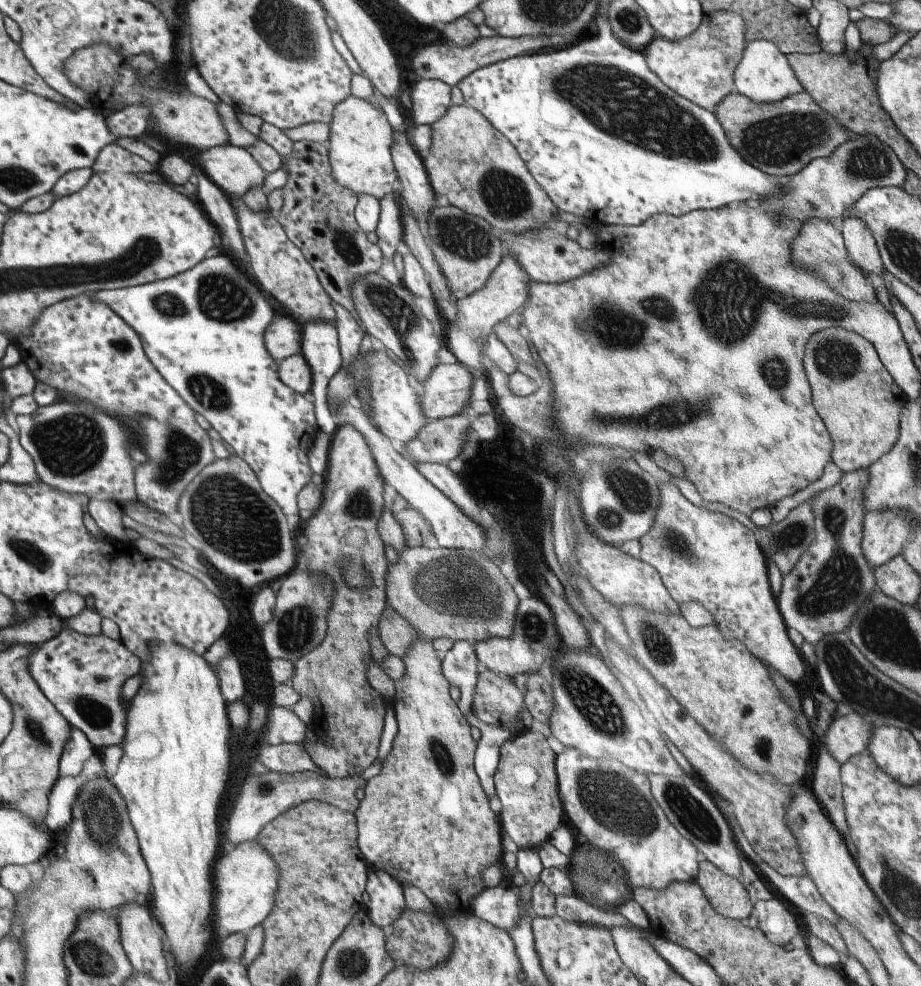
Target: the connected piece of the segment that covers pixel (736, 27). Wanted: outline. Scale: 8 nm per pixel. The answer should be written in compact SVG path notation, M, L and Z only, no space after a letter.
M704 13L700 24L689 36L674 41L655 36L644 48L643 58L648 69L674 93L713 112L725 96L734 92L733 71L747 44L746 33L747 27L739 13Z

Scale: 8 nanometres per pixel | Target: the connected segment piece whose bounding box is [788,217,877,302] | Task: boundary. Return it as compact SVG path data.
M804 217L797 227L797 234L791 239L788 249L790 259L797 268L817 278L821 278L828 287L831 287L838 295L850 301L877 301L875 289L871 286L869 278L848 257L848 252L842 239L842 234L830 222L830 220L815 217Z

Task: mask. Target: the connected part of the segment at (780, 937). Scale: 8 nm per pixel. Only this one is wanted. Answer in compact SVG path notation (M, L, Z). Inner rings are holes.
M779 897L754 902L752 907L757 912L758 927L766 936L767 944L789 946L789 940L799 932L799 926Z

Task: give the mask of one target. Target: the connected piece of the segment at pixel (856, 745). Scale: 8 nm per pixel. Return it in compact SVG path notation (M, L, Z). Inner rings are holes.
M855 711L830 722L823 745L829 754L843 764L849 757L866 751L872 724Z

